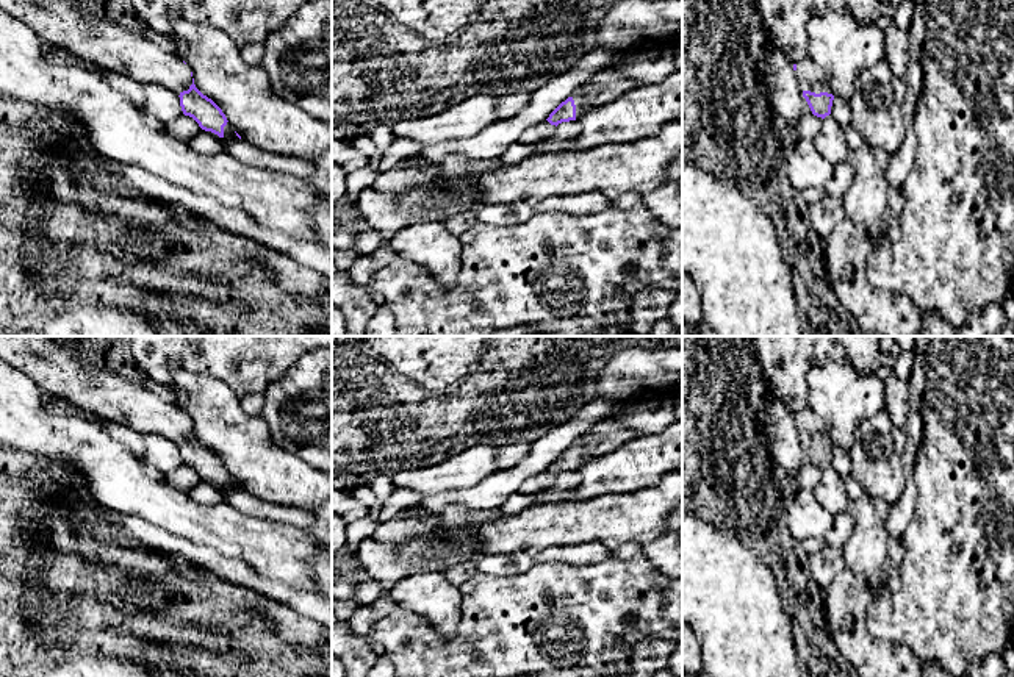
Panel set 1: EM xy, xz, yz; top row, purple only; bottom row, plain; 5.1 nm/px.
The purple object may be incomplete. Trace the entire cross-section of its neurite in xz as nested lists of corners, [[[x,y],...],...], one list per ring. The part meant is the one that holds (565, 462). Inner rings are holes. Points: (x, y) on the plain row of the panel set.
[[[613,417],[602,419],[562,452],[546,471],[556,477],[562,472],[577,471],[590,458],[620,449],[637,436],[634,430],[620,425]]]

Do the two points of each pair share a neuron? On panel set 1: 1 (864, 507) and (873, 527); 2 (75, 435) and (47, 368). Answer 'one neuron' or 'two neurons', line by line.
1: one neuron
2: two neurons

